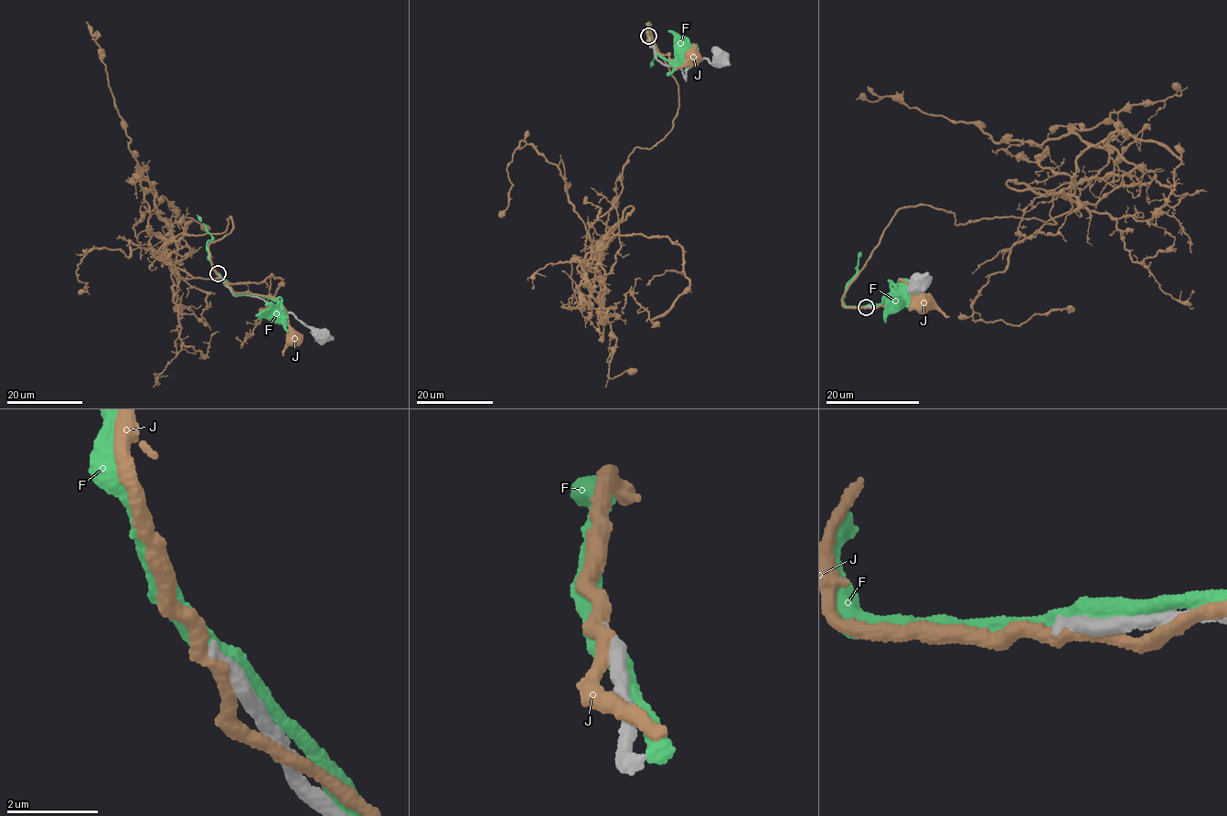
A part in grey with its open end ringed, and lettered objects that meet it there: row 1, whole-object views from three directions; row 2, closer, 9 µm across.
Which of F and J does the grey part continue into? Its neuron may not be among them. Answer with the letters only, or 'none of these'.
none of these

